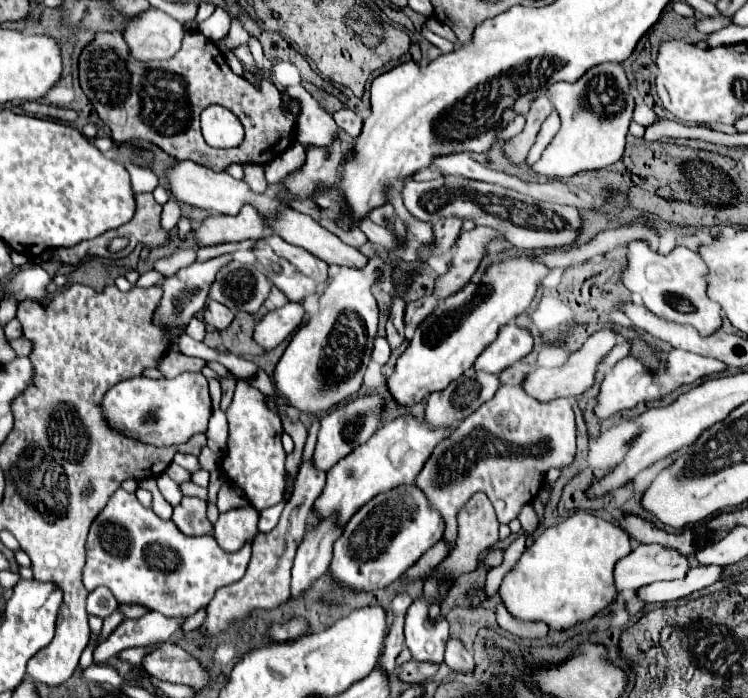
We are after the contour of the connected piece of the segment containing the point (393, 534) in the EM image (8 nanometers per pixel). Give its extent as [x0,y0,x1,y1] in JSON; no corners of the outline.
[328,484,444,592]

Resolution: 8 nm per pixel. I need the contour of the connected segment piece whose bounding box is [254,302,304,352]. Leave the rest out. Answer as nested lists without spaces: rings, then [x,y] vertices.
[[[288,302],[284,308],[268,312],[254,328],[254,342],[262,346],[266,352],[274,350],[300,326],[302,316],[304,316],[302,304],[294,302]]]

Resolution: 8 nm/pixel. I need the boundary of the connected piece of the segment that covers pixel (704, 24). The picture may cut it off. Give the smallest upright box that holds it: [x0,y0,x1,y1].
[698,18,730,34]

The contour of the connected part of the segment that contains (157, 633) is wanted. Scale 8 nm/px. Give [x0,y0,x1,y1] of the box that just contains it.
[94,612,184,664]

